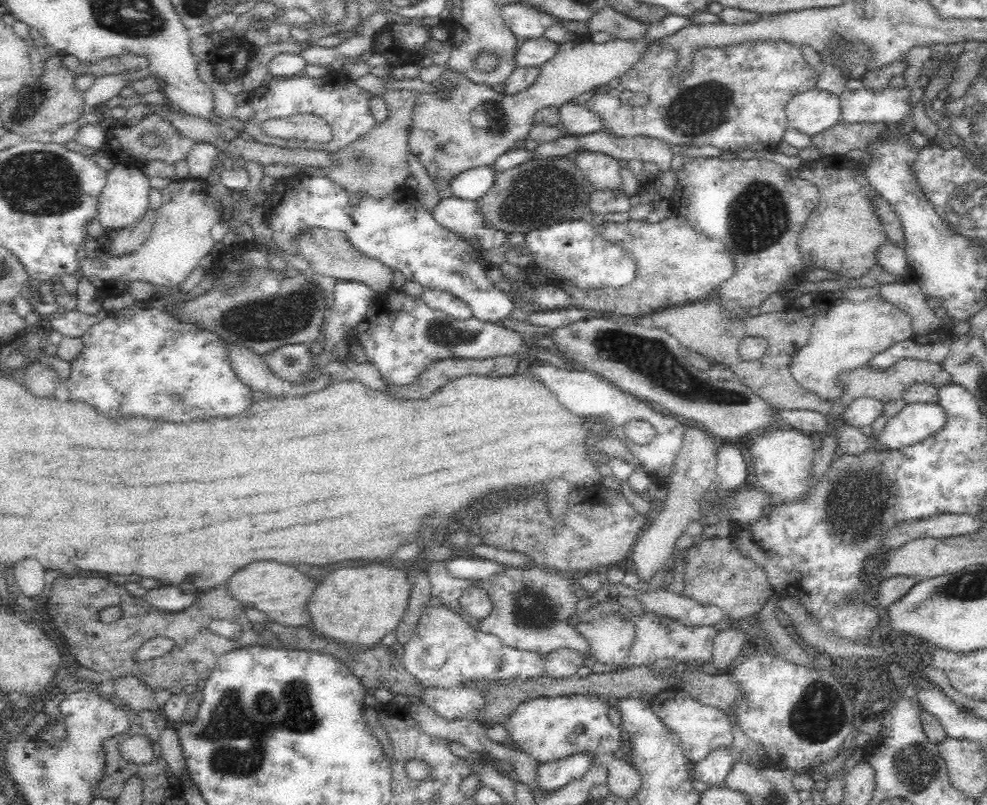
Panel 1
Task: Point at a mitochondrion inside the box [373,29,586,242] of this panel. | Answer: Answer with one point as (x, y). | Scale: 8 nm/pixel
(512, 210)

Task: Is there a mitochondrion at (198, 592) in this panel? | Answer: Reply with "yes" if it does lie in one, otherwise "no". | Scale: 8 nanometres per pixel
no

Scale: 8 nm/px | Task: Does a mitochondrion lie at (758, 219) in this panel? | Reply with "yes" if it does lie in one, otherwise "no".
yes

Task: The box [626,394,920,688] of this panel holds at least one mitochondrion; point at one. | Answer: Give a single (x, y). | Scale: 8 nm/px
(855, 512)

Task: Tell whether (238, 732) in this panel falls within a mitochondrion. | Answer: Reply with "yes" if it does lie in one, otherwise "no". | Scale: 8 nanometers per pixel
yes

